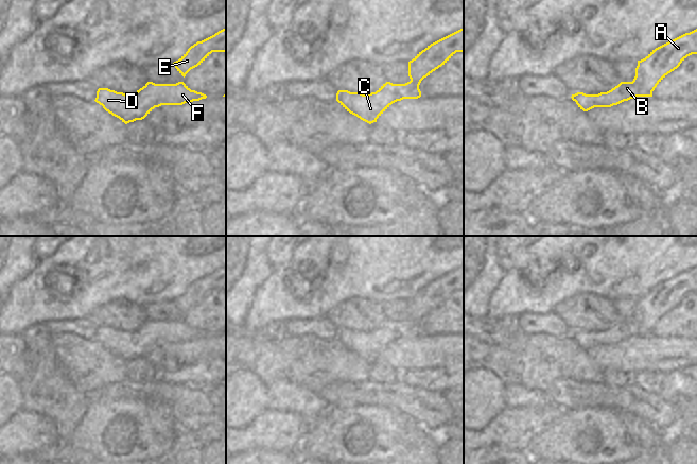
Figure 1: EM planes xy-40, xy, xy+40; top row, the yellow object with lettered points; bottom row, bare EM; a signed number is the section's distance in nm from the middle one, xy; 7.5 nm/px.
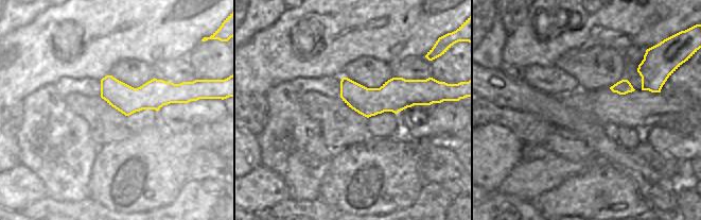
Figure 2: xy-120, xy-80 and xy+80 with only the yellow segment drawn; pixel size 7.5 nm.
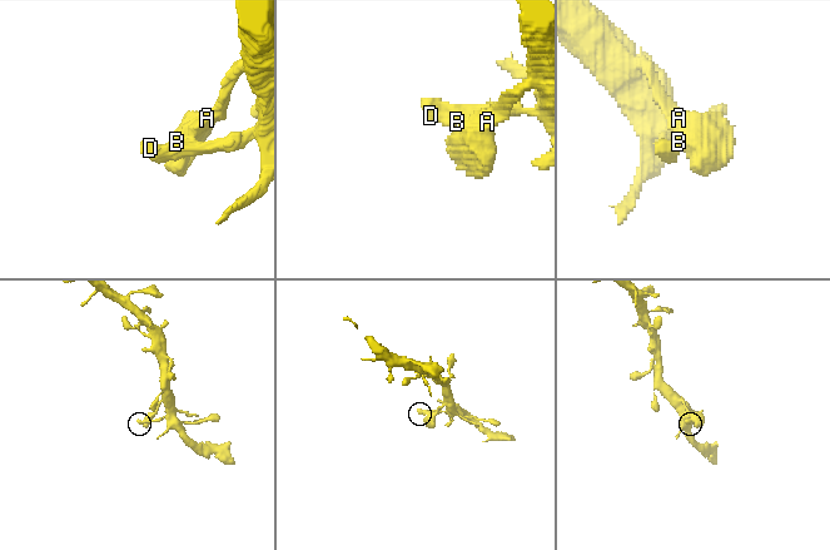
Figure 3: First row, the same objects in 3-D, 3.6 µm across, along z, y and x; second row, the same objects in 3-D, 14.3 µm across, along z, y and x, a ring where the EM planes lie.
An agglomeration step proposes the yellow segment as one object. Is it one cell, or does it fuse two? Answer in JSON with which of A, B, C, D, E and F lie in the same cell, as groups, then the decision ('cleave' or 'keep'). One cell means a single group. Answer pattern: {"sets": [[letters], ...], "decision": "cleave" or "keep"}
{"sets": [["A", "B", "C", "D", "E", "F"]], "decision": "keep"}

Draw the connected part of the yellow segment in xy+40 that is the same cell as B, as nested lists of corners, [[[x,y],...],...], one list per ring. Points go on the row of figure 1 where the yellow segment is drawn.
[[[697,29],[656,48],[645,58],[638,61],[635,76],[632,82],[621,82],[607,92],[600,92],[598,94],[577,92],[572,94],[571,98],[580,109],[588,111],[594,107],[611,107],[637,97],[652,97],[652,91],[657,85],[692,54],[697,54]]]

